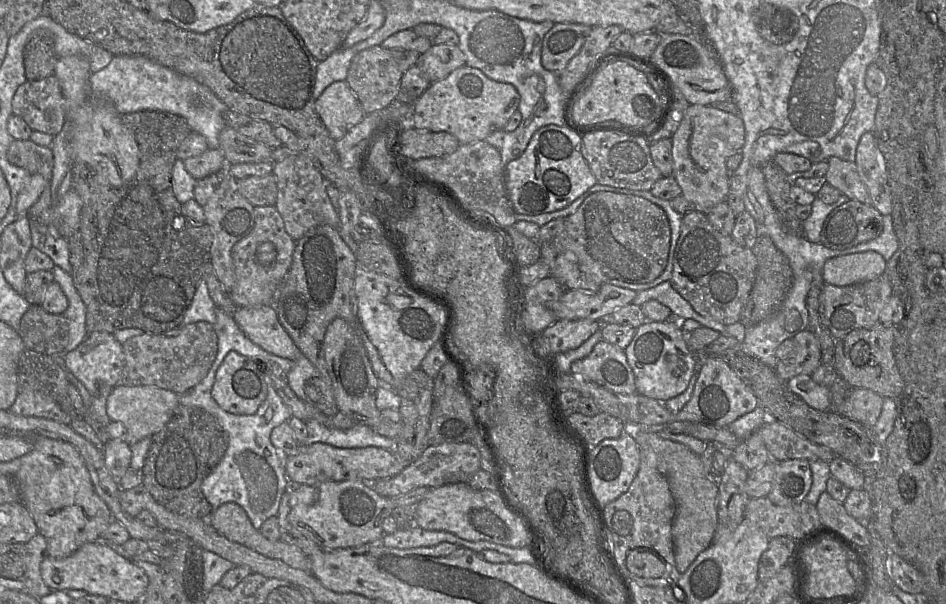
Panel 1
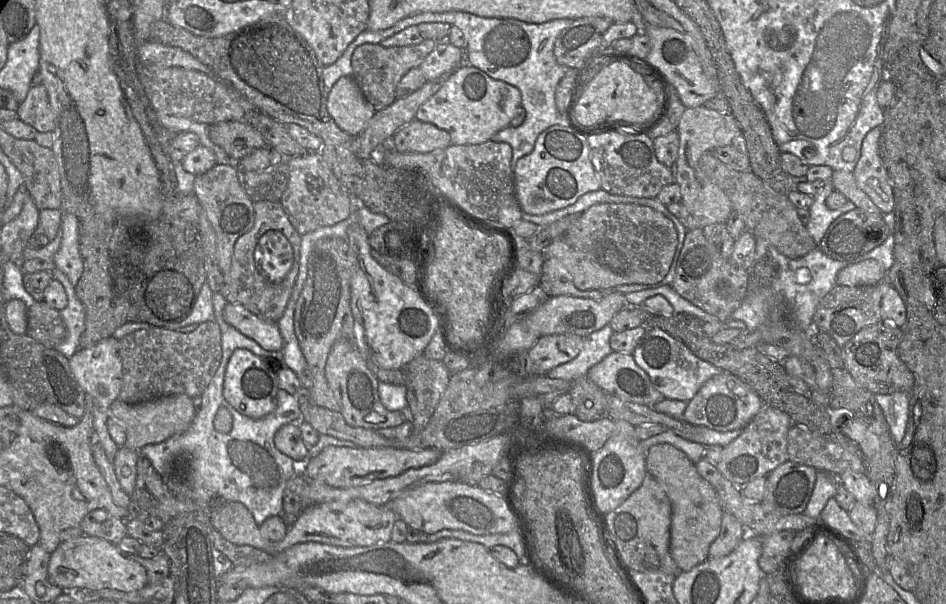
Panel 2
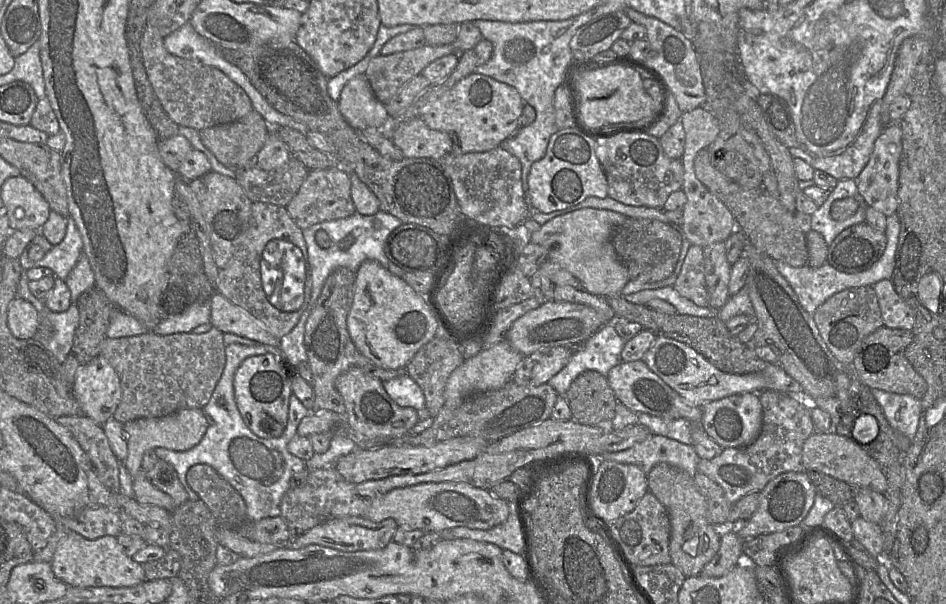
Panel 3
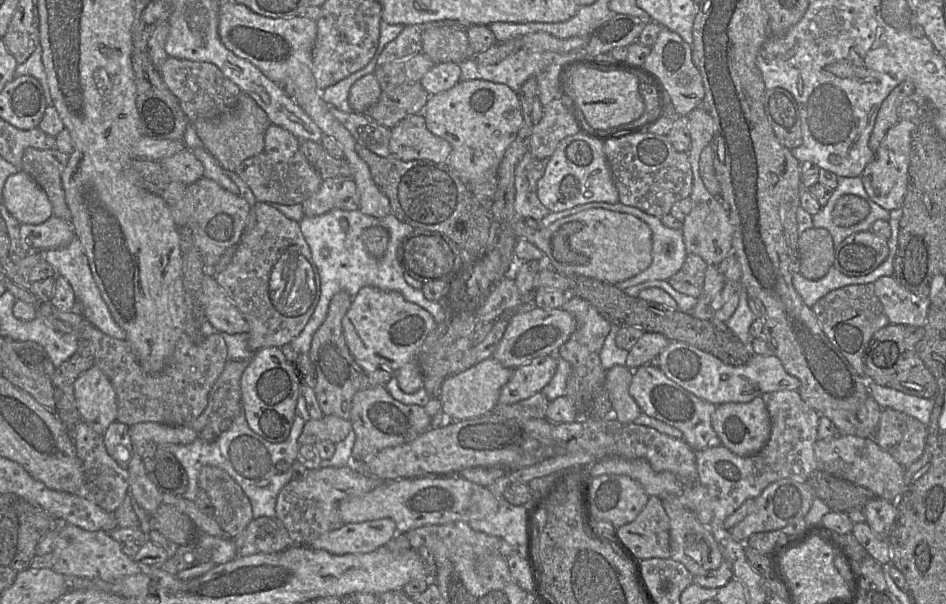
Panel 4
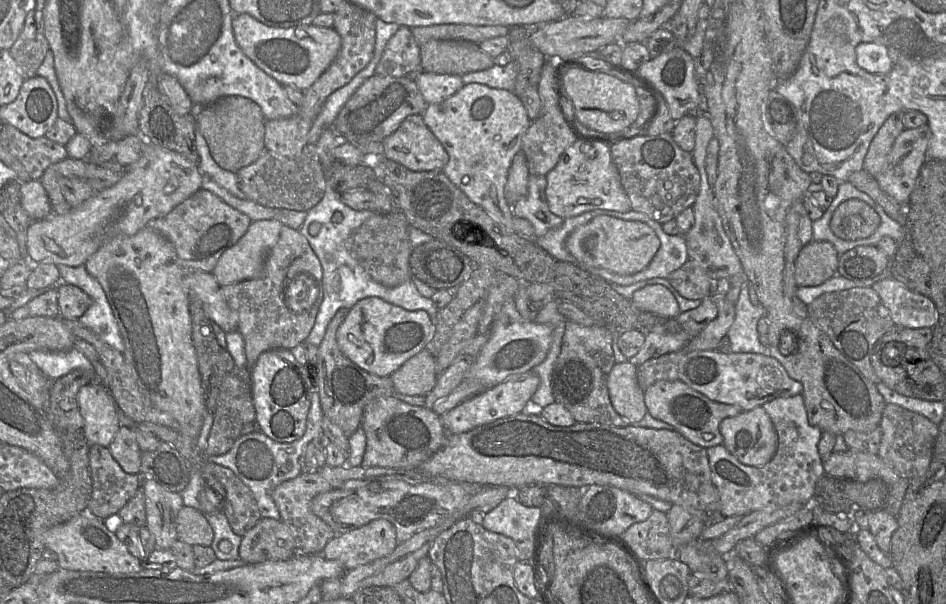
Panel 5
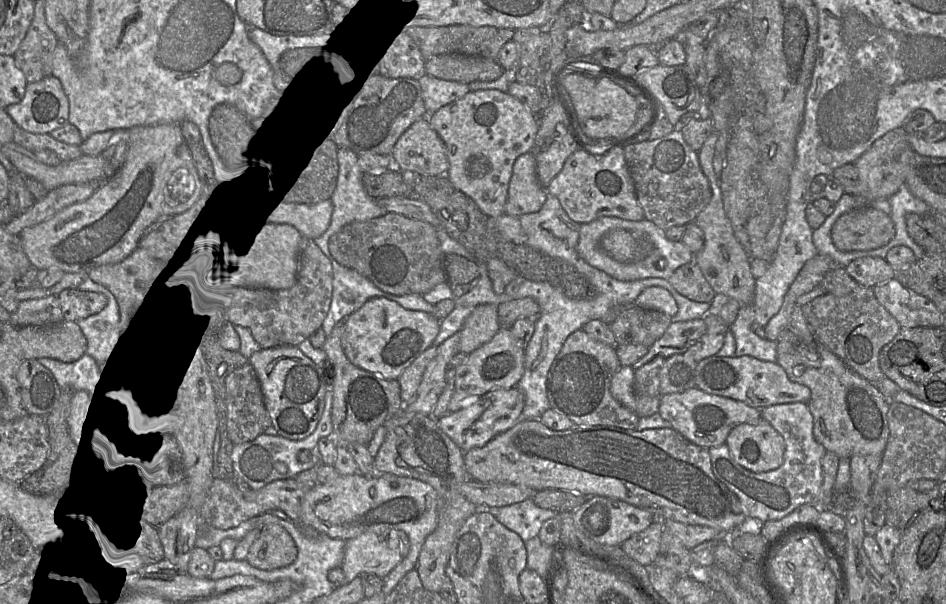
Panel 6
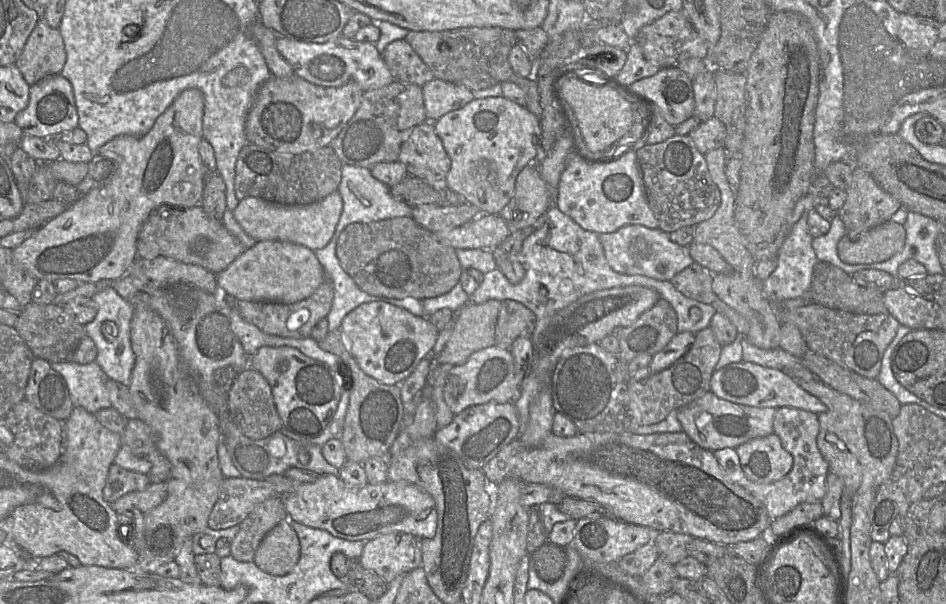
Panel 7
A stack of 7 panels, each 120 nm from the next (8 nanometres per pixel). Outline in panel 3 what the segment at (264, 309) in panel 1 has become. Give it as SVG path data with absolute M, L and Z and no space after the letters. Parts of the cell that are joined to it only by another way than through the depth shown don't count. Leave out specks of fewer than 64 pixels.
M214 290L209 298L210 323L224 333L236 334L260 344L279 347L279 340L269 334L256 320Z

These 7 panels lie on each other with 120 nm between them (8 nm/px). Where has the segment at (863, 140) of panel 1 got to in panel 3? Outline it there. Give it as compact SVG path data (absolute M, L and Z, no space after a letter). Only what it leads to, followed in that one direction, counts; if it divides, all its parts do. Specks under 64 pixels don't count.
M898 121L884 125L877 137L869 161L856 178L858 196L861 201L885 216L894 214L899 205L899 163L902 154L902 130Z

